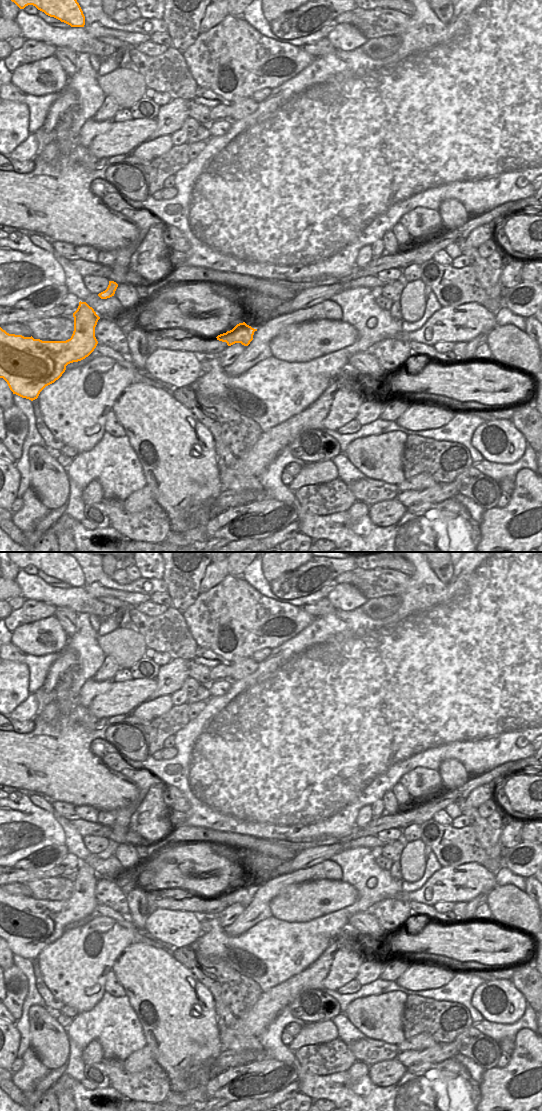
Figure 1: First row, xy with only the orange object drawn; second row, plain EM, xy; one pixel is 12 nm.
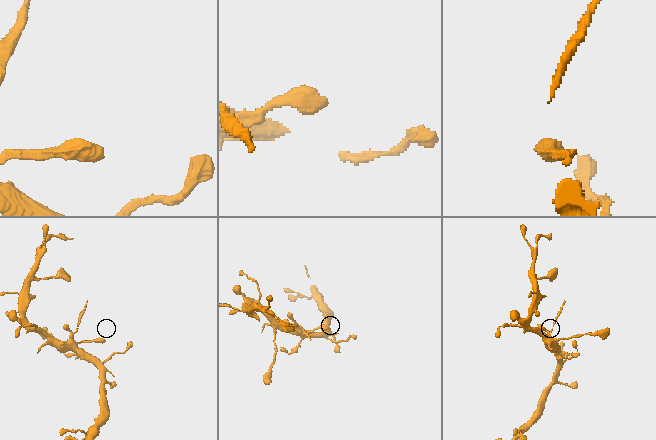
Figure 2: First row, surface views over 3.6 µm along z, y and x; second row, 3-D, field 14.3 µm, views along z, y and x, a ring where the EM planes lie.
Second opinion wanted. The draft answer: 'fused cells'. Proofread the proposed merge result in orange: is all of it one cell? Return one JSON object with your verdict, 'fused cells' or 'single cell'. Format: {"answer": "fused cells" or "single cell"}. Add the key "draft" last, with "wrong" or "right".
{"answer": "fused cells", "draft": "right"}

